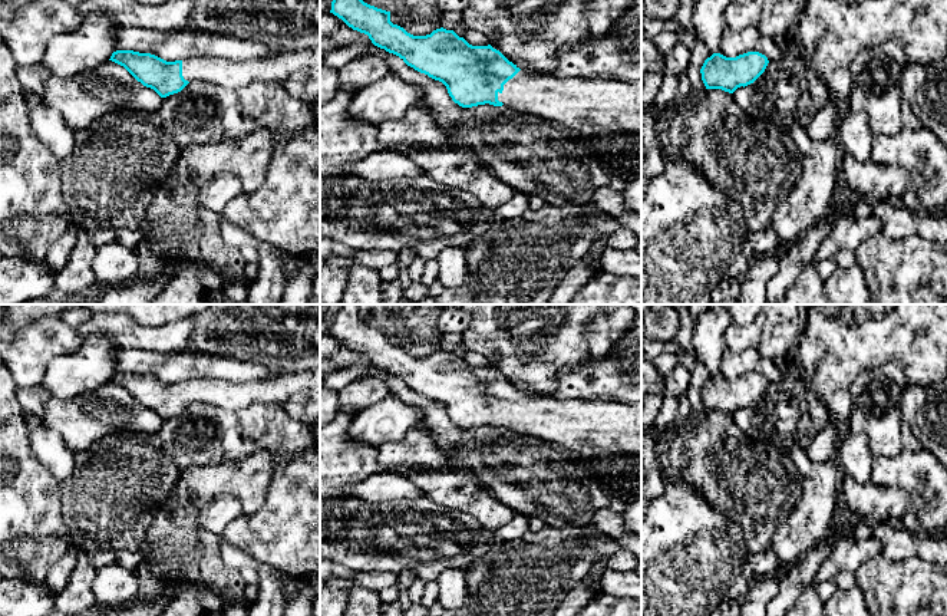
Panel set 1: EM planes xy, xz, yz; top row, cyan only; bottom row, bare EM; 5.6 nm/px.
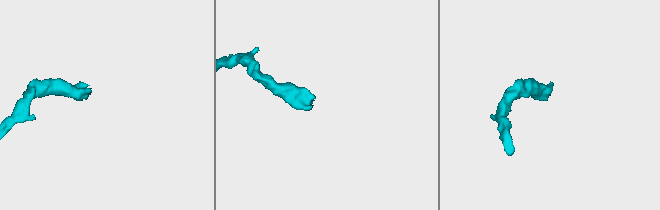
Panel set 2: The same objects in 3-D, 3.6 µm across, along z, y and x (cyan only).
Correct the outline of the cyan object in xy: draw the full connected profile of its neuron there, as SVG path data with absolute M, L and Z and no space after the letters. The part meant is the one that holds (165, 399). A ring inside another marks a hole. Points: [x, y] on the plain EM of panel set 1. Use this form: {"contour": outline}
{"contour": "M320 368L244 383L211 378L166 383L155 376L133 372L116 372L109 382L123 388L161 419L166 419L194 402L212 403L224 409L244 409L258 403L283 405L294 395L320 391Z"}

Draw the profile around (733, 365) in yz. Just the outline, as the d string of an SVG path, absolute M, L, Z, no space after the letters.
M756 347L740 353L727 349L722 358L719 375L726 379L736 379L748 373L759 373L768 382L779 382L788 373L788 369L763 358Z

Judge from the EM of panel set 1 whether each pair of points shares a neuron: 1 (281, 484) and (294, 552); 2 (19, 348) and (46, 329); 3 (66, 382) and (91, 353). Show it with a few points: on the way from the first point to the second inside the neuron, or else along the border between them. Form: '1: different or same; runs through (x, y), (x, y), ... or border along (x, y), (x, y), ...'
1: same; runs through (294, 501), (294, 534)
2: same; runs through (26, 348), (39, 336)
3: same; runs through (73, 375), (88, 361)

